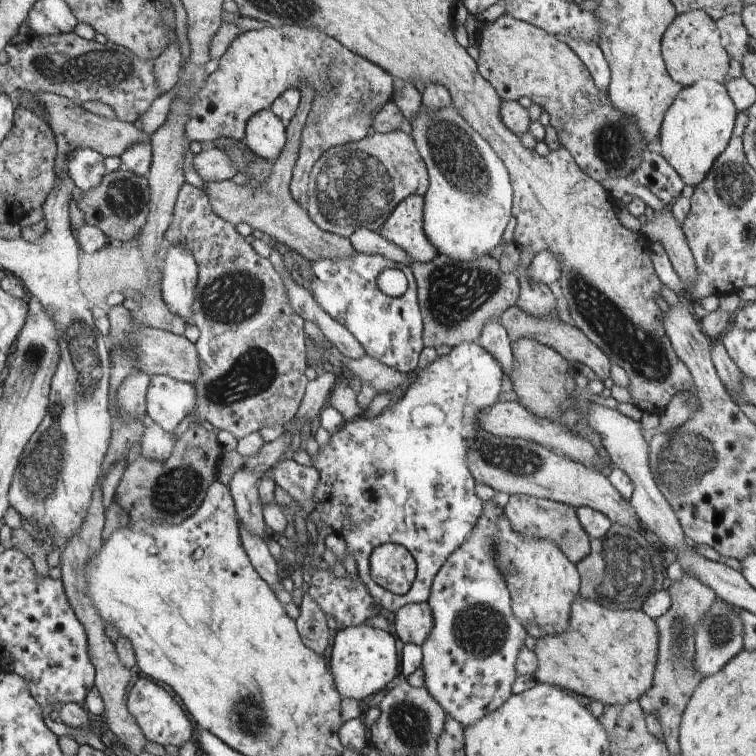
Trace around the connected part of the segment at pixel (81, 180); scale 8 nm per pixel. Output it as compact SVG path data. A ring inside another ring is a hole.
M90 148L75 149L67 162L67 174L73 184L82 191L90 191L101 184L108 174L104 165L105 157Z

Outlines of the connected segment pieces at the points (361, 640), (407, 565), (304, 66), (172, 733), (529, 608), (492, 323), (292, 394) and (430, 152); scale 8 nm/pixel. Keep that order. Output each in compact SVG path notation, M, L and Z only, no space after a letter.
M359 625L337 630L331 637L327 654L342 700L360 701L383 691L386 684L398 674L398 652L394 636L372 626Z
M374 548L370 562L372 578L396 595L409 592L417 572L415 559L406 548Z
M298 24L282 26L281 28L260 28L239 35L220 58L218 70L205 81L205 86L193 96L193 108L189 112L185 132L191 141L213 141L220 137L227 140L242 141L245 138L246 126L249 119L256 112L269 109L273 101L285 91L298 89L301 83L308 83L314 91L312 109L306 118L306 125L302 128L302 142L300 154L294 166L290 192L292 197L304 209L307 208L309 194L308 185L311 169L314 164L331 147L346 145L367 138L371 128L372 112L377 106L392 100L394 78L381 66L373 64L365 57L352 53L336 40L334 36L326 35L318 27L305 28Z
M140 678L130 690L129 712L136 718L142 733L151 742L163 747L168 745L181 747L187 743L196 742L196 737L192 741L192 722L188 720L188 714L182 710L182 706L174 700L170 692L166 692L162 686L158 686L150 678Z
M502 516L499 526L496 558L508 584L513 616L534 639L568 631L572 605L581 587L577 566L549 539L524 537L513 528L512 520Z
M490 319L483 325L478 339L485 350L492 353L505 369L506 377L512 375L514 356L512 352L512 338L500 320Z
M190 183L182 186L180 194L177 196L176 211L173 213L173 223L170 224L169 231L165 233L166 239L169 244L182 243L184 244L196 258L198 265L198 280L196 289L196 300L192 306L192 320L191 325L195 325L200 332L200 337L195 343L197 346L197 354L201 361L201 376L198 381L192 383L196 386L197 390L197 407L191 415L195 415L197 422L204 424L215 430L228 430L232 433L236 439L244 438L254 432L260 432L263 427L268 426L282 426L285 427L289 422L292 422L292 416L296 414L298 410L298 404L304 395L304 388L306 387L306 376L304 376L304 370L306 370L306 340L304 340L304 320L300 316L296 316L295 311L290 307L288 297L284 289L282 278L278 276L278 272L275 268L272 268L272 262L269 259L262 258L252 246L250 242L246 242L246 238L242 238L236 228L228 221L224 221L221 217L218 217L212 208L212 204L204 190L194 187Z
M427 105L420 106L418 114L412 118L412 138L428 168L429 188L424 194L424 230L438 253L453 260L472 261L485 255L498 253L504 240L504 230L514 217L514 200L518 194L514 191L514 176L510 176L500 157L484 137L479 136L452 105L433 110Z

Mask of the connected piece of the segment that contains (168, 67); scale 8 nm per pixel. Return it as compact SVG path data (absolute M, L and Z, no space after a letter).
M174 40L155 62L155 80L161 95L168 92L179 82L179 70L181 69L181 53L179 40Z

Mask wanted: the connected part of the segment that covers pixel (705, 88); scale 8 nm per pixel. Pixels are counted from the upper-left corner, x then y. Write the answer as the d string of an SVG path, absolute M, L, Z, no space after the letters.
M700 80L684 87L668 108L660 130L661 156L686 184L696 187L731 140L738 112L724 85Z

